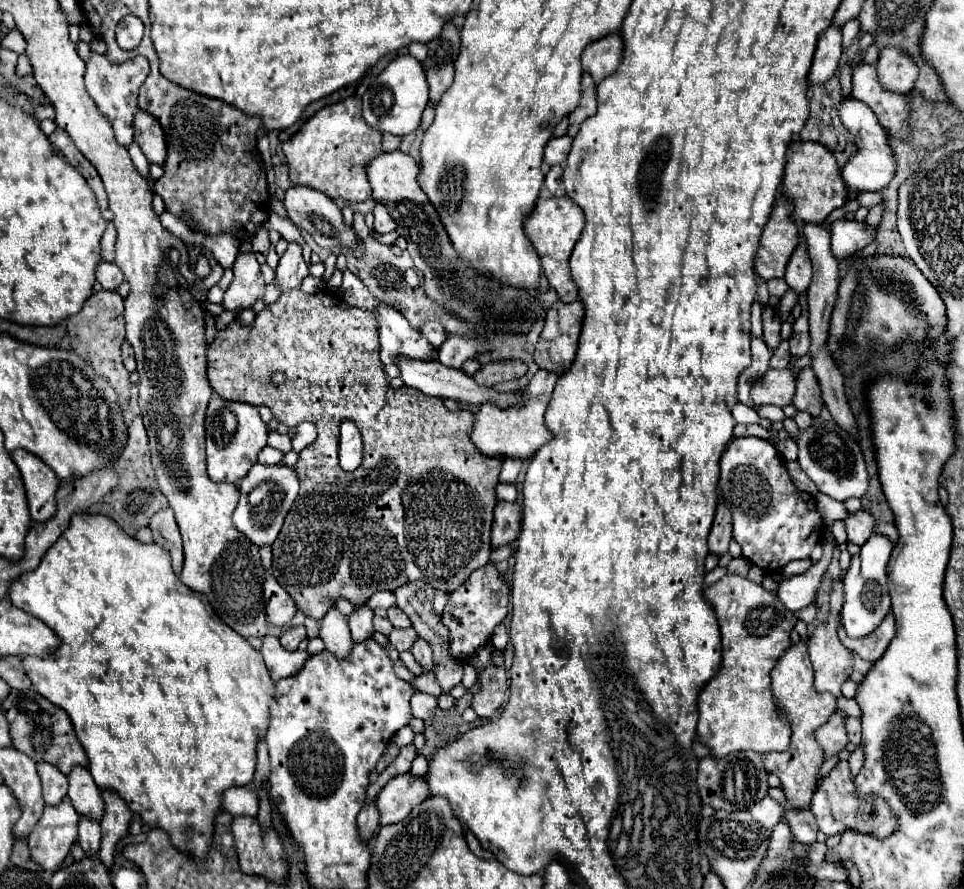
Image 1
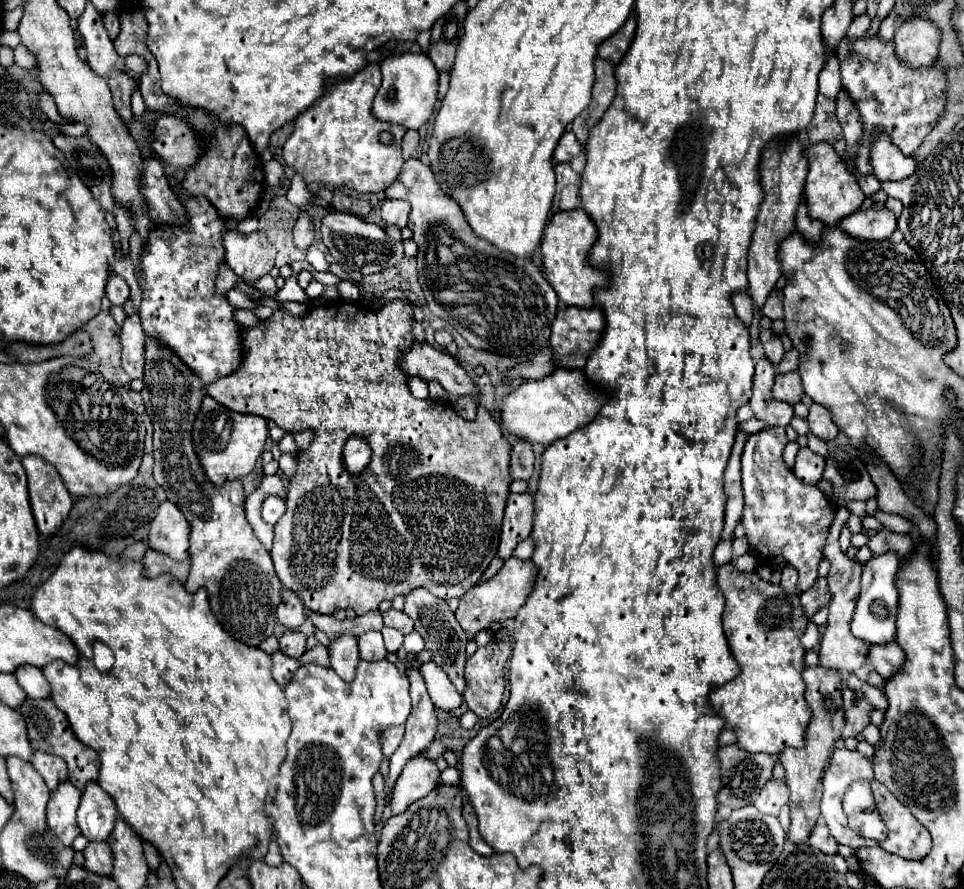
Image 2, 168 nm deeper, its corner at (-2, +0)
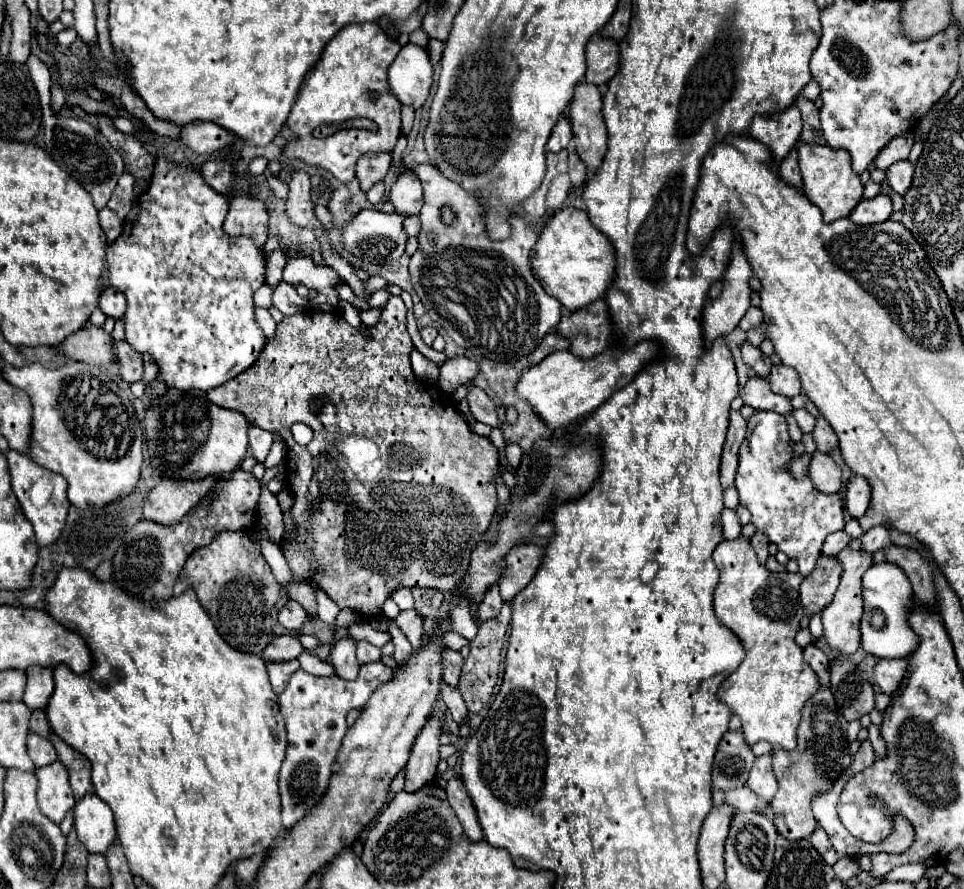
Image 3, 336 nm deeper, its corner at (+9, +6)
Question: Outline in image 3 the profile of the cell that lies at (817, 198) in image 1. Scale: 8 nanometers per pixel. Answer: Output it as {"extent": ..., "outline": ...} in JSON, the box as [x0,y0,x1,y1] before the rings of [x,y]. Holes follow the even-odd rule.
{"extent":[799,143,863,223],"outline":[[[801,143],[799,145],[799,169],[803,177],[803,193],[813,205],[821,209],[825,223],[847,217],[863,197],[863,185],[859,181],[859,175],[851,169],[849,153],[845,151],[833,151],[829,145]]]}

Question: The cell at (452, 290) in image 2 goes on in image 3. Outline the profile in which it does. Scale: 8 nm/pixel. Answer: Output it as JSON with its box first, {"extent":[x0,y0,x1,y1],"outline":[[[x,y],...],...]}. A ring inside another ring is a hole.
{"extent":[393,147,561,363],"outline":[[[399,147],[393,153],[393,169],[397,171],[397,175],[403,175],[405,171],[411,171],[413,175],[417,175],[425,191],[425,203],[419,213],[419,219],[421,219],[421,231],[417,235],[419,249],[411,257],[409,275],[411,275],[411,285],[415,293],[421,297],[429,317],[435,323],[439,323],[457,345],[469,349],[477,357],[509,363],[533,353],[535,347],[541,343],[541,339],[549,331],[553,331],[553,327],[561,319],[561,311],[559,311],[561,303],[555,297],[545,293],[545,289],[541,287],[541,283],[537,281],[529,265],[529,253],[537,241],[537,233],[519,215],[513,215],[511,237],[505,241],[491,241],[485,235],[485,225],[481,219],[483,207],[479,199],[469,195],[459,183],[445,179],[429,163],[415,165],[411,169],[403,167]]]}

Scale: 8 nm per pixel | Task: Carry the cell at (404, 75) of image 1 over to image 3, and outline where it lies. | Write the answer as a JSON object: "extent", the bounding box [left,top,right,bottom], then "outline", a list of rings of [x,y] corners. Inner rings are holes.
{"extent":[387,43,433,109],"outline":[[[407,43],[391,63],[387,75],[389,93],[395,95],[401,105],[421,109],[433,83],[427,49]]]}

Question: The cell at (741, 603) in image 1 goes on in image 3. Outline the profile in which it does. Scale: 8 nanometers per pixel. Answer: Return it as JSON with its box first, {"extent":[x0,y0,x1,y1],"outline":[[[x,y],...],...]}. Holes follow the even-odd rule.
{"extent":[713,539,819,749],"outline":[[[747,539],[721,541],[713,551],[713,561],[719,569],[719,585],[715,589],[715,615],[717,619],[729,627],[745,647],[745,659],[719,687],[717,699],[731,707],[735,715],[741,717],[745,743],[751,747],[759,741],[769,741],[773,747],[795,749],[797,747],[797,725],[801,719],[801,709],[807,699],[817,691],[819,677],[817,673],[803,661],[803,649],[795,643],[795,633],[799,631],[801,619],[801,601],[799,601],[799,583],[801,577],[797,573],[769,573],[757,561],[757,553]]]}

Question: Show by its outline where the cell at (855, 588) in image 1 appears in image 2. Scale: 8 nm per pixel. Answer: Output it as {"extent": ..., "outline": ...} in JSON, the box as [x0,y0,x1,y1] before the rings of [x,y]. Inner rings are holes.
{"extent":[852,553,900,645],"outline":[[[896,553],[876,555],[868,561],[862,575],[862,591],[858,597],[856,613],[852,619],[852,633],[870,645],[888,645],[896,641],[896,613],[898,613],[898,591],[896,575],[900,571],[900,557]]]}

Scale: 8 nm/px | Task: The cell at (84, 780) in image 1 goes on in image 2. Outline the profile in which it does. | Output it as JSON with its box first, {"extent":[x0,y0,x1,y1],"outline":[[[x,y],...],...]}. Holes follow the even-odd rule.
{"extent":[78,783,118,841],"outline":[[[88,783],[78,807],[78,827],[88,841],[106,841],[118,819],[112,797],[98,783]]]}

